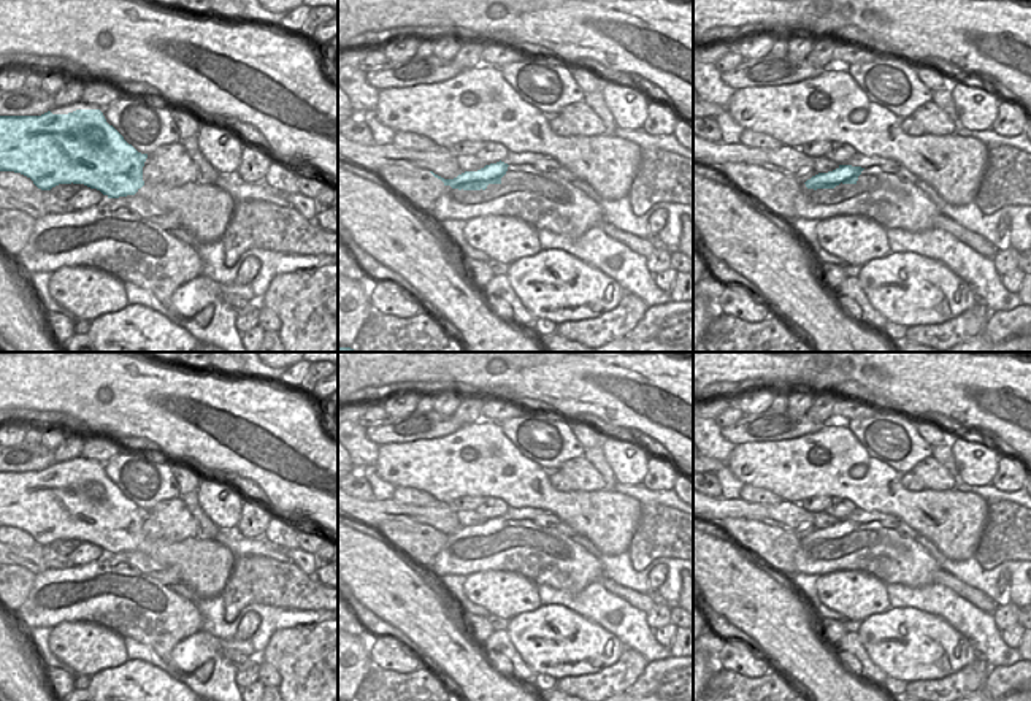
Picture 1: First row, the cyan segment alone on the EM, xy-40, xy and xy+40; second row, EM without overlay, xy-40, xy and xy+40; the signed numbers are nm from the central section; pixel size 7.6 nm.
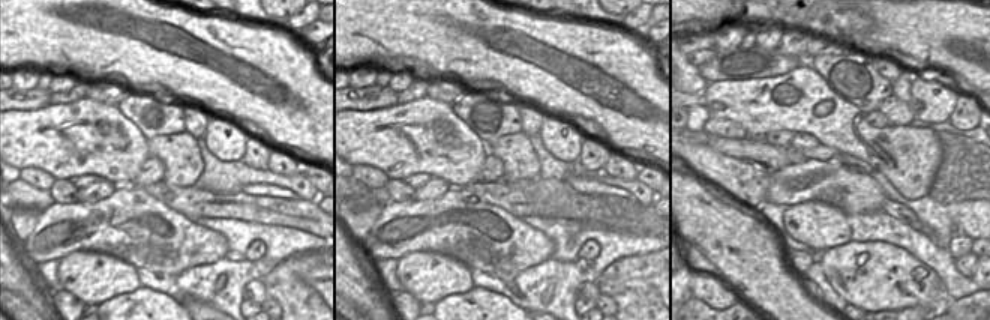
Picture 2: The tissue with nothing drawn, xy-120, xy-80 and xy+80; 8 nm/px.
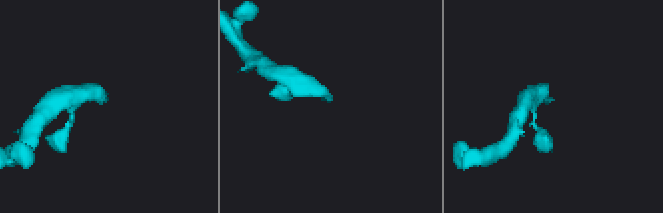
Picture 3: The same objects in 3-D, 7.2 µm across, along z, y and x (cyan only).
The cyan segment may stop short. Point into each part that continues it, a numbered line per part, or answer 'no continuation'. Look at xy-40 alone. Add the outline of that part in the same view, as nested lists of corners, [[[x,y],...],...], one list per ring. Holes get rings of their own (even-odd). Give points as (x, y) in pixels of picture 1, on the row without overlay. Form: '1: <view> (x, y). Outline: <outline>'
1: xy-40 (146, 476). Outline: [[[102,430],[92,436],[78,439],[82,444],[103,439],[114,446],[117,455],[108,463],[78,457],[62,463],[52,463],[52,469],[68,469],[76,465],[100,465],[106,477],[113,481],[128,500],[148,511],[155,508],[160,501],[182,496],[174,469],[190,469],[168,457],[163,450],[148,446],[133,446],[130,438],[124,438],[111,430]]]

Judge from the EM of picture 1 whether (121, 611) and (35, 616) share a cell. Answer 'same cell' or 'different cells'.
same cell

